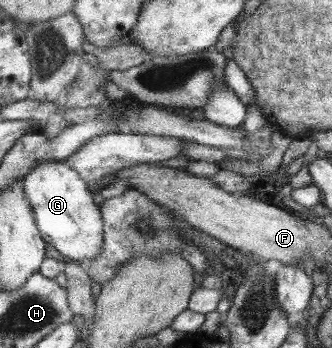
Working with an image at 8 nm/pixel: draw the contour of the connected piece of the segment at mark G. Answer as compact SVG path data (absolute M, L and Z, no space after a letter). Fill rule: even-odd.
M51 160L35 167L24 183L44 240L76 263L96 260L104 248L105 221L83 176L65 161Z

